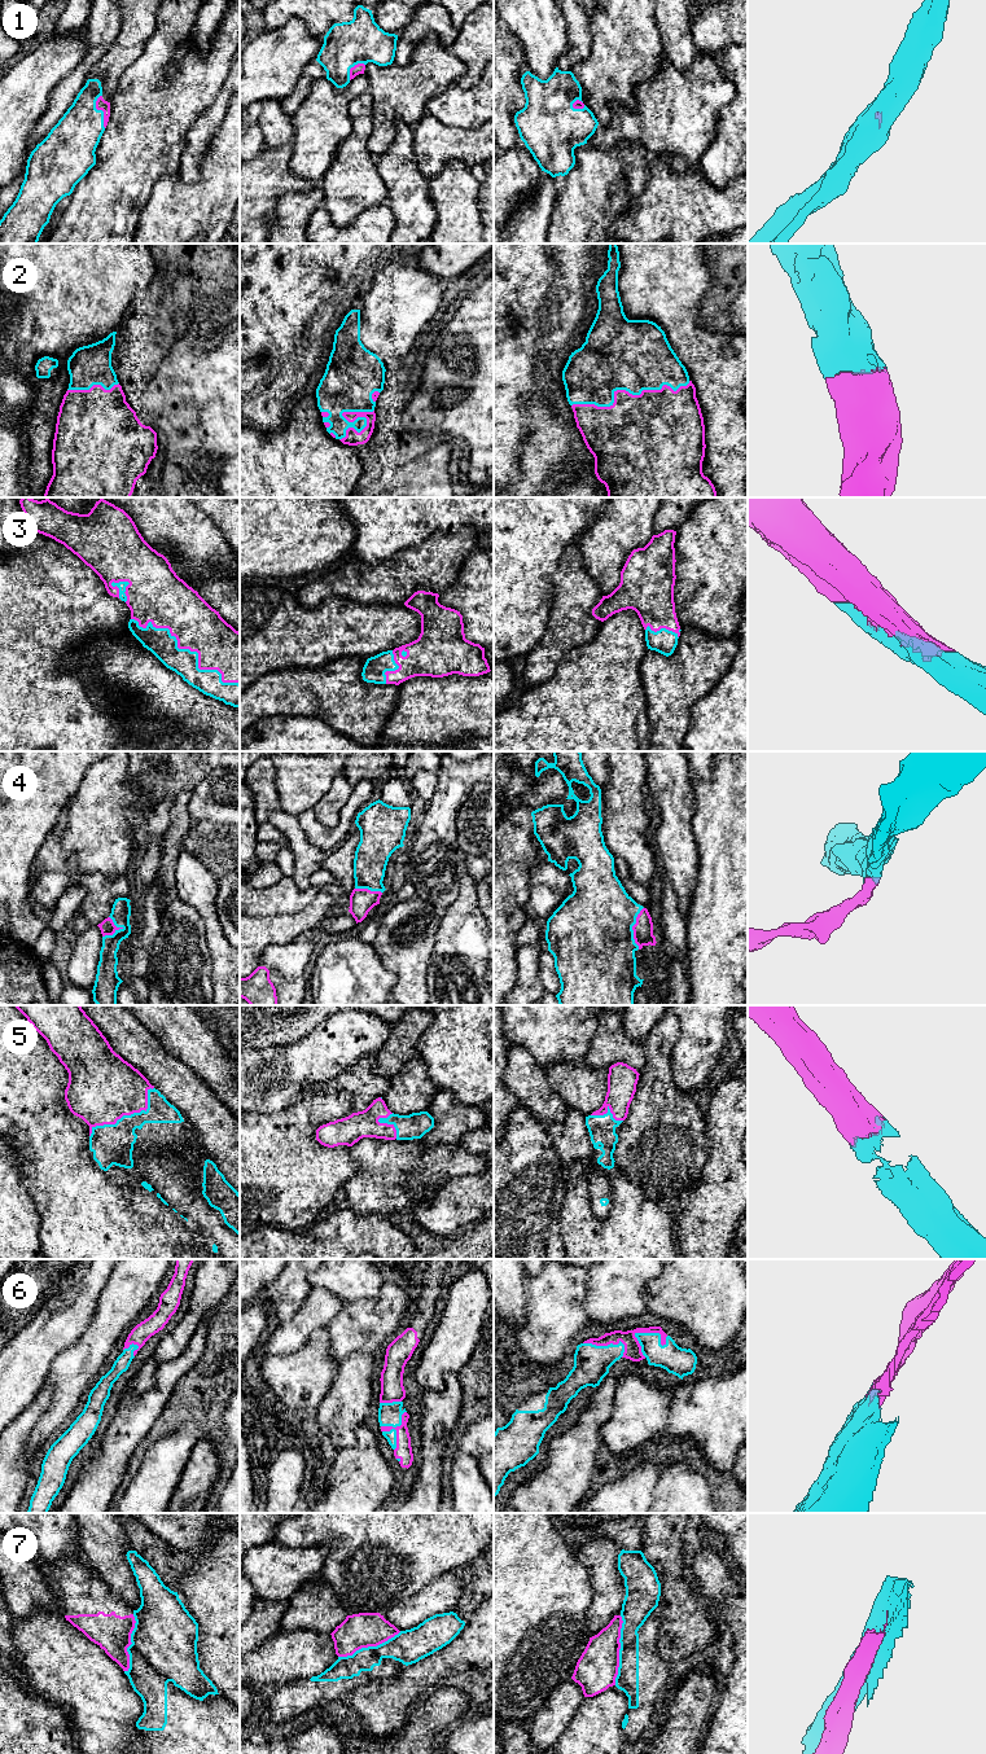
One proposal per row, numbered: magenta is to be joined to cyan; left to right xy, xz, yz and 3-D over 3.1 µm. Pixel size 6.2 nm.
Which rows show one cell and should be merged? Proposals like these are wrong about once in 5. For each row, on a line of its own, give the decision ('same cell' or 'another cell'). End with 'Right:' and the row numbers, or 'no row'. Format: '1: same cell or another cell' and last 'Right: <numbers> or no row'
1: same cell
2: same cell
3: same cell
4: same cell
5: same cell
6: same cell
7: another cell
Right: 1, 2, 3, 4, 5, 6

